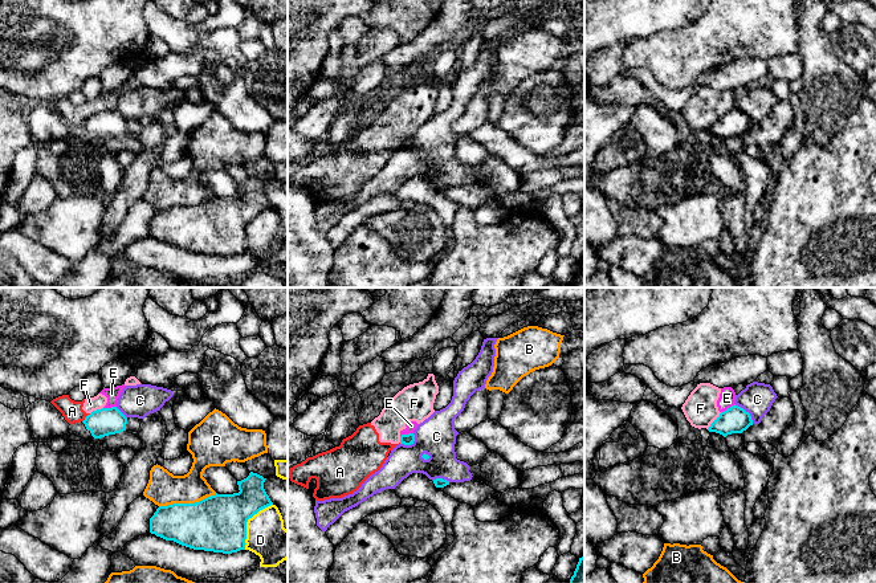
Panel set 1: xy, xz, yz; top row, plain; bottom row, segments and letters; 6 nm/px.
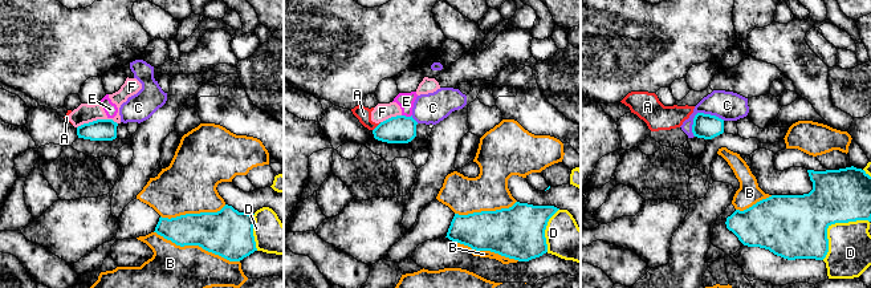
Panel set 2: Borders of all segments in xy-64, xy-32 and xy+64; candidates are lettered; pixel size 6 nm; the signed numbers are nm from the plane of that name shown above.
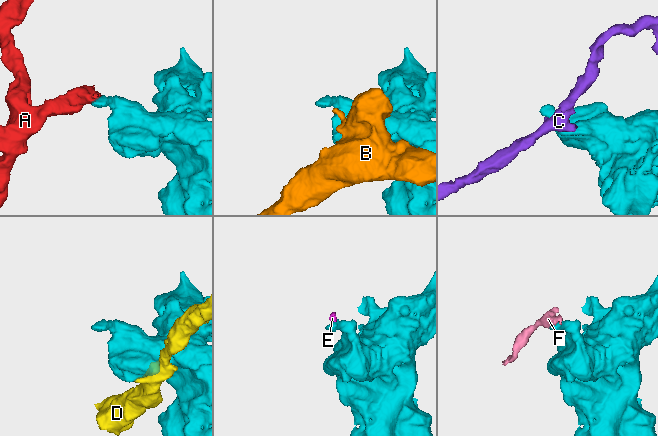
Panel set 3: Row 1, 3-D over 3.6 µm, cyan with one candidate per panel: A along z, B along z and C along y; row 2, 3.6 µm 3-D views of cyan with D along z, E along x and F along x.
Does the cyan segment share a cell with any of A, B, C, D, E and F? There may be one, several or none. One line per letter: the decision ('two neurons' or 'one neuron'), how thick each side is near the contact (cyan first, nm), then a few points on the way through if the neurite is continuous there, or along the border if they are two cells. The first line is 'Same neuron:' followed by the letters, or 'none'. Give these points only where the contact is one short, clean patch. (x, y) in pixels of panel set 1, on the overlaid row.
Same neuron: none
A: two neurons | 170/120 nm | along xy (90, 414), (82, 422)
B: two neurons | 340/200 nm
C: two neurons | 160/190 nm
D: two neurons | 340/240 nm
E: two neurons | 160/100 nm | along yz (734, 404), (721, 412)
F: two neurons | 160/200 nm | along yz (721, 412), (707, 428)

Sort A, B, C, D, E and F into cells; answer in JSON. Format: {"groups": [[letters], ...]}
{"groups": [["A", "E", "F"], ["B"], ["C"], ["D"]]}

